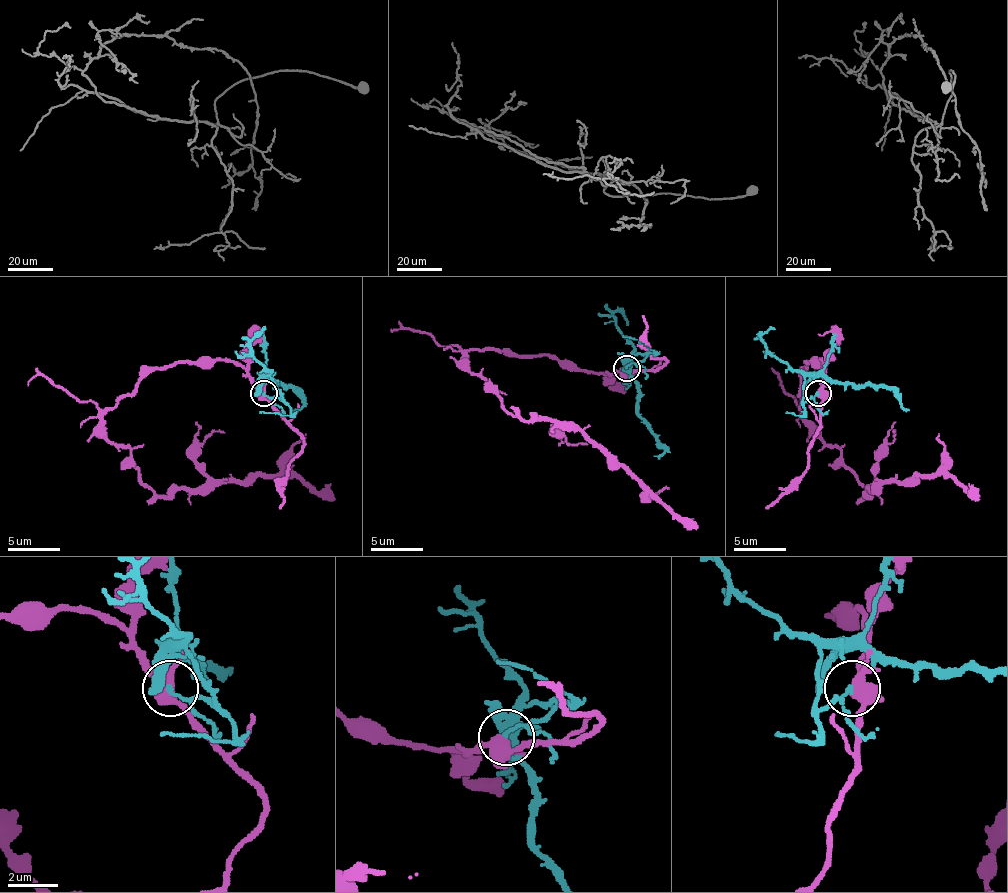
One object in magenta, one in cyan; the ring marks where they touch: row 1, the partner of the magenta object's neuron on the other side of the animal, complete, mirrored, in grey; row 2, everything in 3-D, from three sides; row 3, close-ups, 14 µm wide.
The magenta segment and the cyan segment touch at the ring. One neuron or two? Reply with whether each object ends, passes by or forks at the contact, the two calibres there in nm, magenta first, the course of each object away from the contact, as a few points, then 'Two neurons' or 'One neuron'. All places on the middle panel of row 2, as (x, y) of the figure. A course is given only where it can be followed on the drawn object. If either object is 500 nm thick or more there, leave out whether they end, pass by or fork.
At the ring magenta forks. At the ring cyan ends. Thickness 420 nm (magenta) against 160 nm. Course of magenta: (625, 367), (567, 370), (535, 354), (470, 349), (465, 360), (522, 420), (577, 425), (698, 527). Course of cyan: (627, 367), (645, 357), (635, 354), (630, 375), (638, 391), (638, 415), (666, 451), (653, 456). Two neurons

